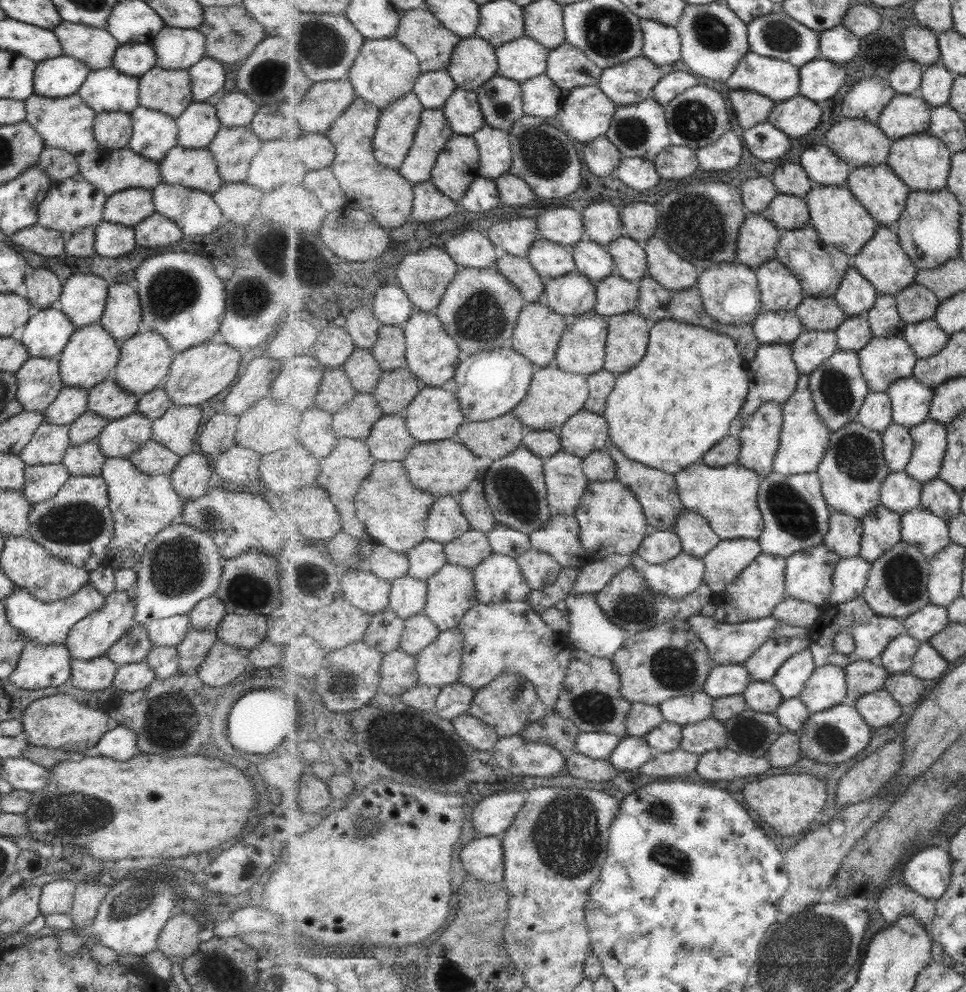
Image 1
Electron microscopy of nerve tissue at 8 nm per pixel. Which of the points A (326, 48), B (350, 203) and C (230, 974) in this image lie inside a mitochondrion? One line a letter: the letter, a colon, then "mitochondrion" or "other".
A: mitochondrion
B: other
C: other

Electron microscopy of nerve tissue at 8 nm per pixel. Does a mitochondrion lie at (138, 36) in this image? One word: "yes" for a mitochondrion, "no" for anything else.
no

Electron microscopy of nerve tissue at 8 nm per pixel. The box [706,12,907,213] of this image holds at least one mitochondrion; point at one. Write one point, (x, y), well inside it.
(779, 35)

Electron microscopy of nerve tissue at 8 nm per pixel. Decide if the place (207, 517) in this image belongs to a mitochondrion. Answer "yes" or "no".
yes

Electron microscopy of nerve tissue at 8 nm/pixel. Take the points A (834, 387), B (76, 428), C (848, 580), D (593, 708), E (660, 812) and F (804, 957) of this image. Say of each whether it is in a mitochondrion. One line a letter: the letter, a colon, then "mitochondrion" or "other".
A: mitochondrion
B: other
C: other
D: mitochondrion
E: mitochondrion
F: mitochondrion

